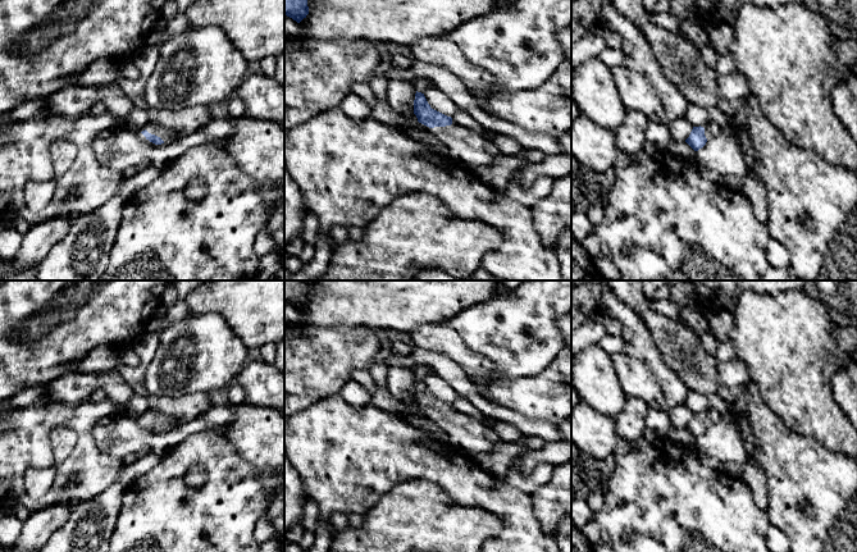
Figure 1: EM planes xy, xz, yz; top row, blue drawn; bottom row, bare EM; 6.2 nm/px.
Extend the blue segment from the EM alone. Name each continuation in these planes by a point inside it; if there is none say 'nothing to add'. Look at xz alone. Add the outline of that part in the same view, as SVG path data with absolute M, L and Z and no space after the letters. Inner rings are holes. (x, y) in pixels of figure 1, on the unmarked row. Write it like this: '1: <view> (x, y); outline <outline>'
1: xz (469, 436); outline M451 411L434 414L432 419L447 433L450 443L465 456L491 452L501 442L491 426L471 416Z

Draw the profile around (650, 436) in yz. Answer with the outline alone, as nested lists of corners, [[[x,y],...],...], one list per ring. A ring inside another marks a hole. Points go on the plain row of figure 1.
[[[646,428],[643,433],[635,439],[633,448],[643,451],[649,444],[665,438],[660,430]]]

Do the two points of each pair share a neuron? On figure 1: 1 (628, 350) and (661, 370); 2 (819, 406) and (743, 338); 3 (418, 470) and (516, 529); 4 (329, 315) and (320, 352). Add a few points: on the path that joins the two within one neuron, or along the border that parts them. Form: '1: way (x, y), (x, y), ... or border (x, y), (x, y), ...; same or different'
1: way (636, 350), (641, 350), (653, 363); same
2: way (799, 387), (762, 350); same
3: way (443, 470), (452, 470), (497, 503); same
4: border (308, 324), (356, 328); different

